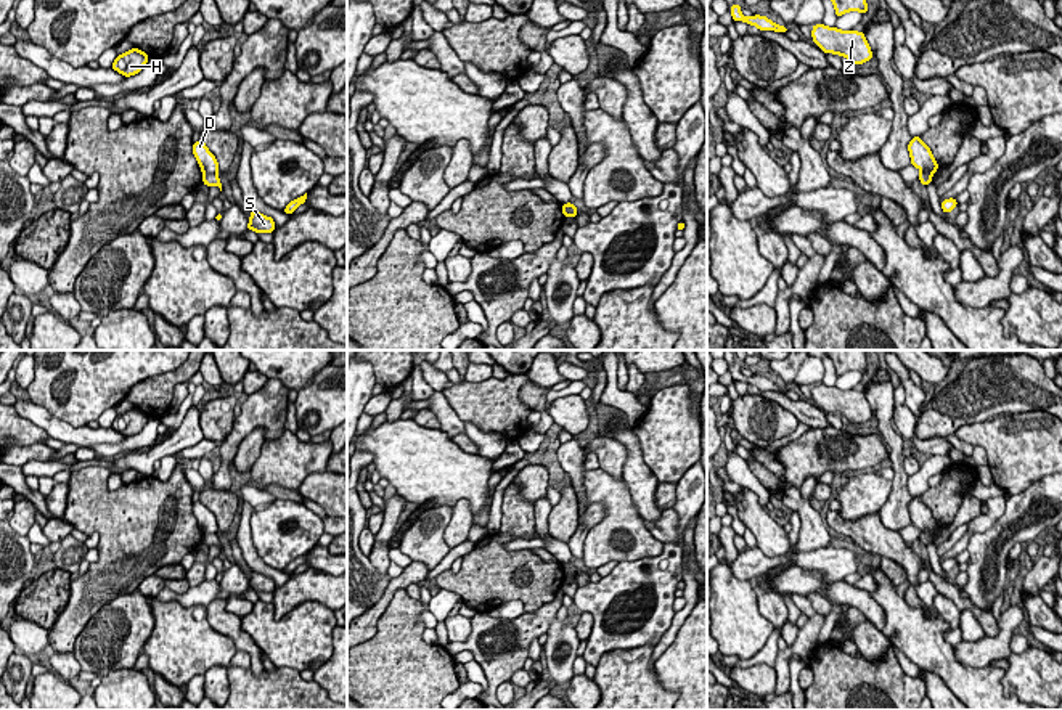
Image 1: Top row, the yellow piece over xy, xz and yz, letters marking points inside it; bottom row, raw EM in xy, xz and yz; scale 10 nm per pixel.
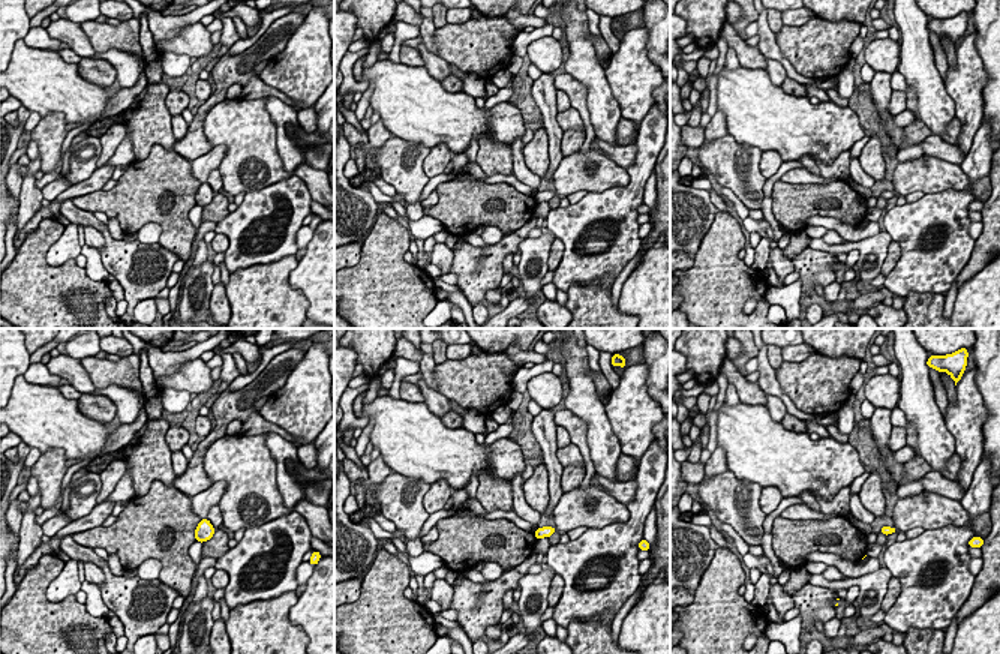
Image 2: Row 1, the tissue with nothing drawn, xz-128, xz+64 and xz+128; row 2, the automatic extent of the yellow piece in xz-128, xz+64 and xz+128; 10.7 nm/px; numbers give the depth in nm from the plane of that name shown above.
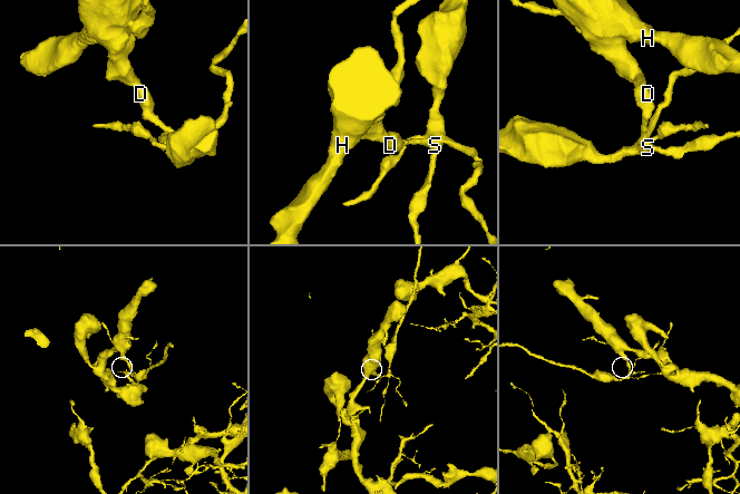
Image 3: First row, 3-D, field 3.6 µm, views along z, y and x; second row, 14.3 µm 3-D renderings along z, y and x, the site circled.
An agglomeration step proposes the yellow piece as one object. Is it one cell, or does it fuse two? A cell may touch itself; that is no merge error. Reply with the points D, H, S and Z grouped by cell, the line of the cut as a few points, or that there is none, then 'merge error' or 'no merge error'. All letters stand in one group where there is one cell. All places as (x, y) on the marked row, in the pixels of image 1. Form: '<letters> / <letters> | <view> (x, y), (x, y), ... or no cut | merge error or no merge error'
D H Z / S | xy (203, 172), (216, 174) | merge error

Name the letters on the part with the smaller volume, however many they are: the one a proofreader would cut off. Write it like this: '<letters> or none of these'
S

